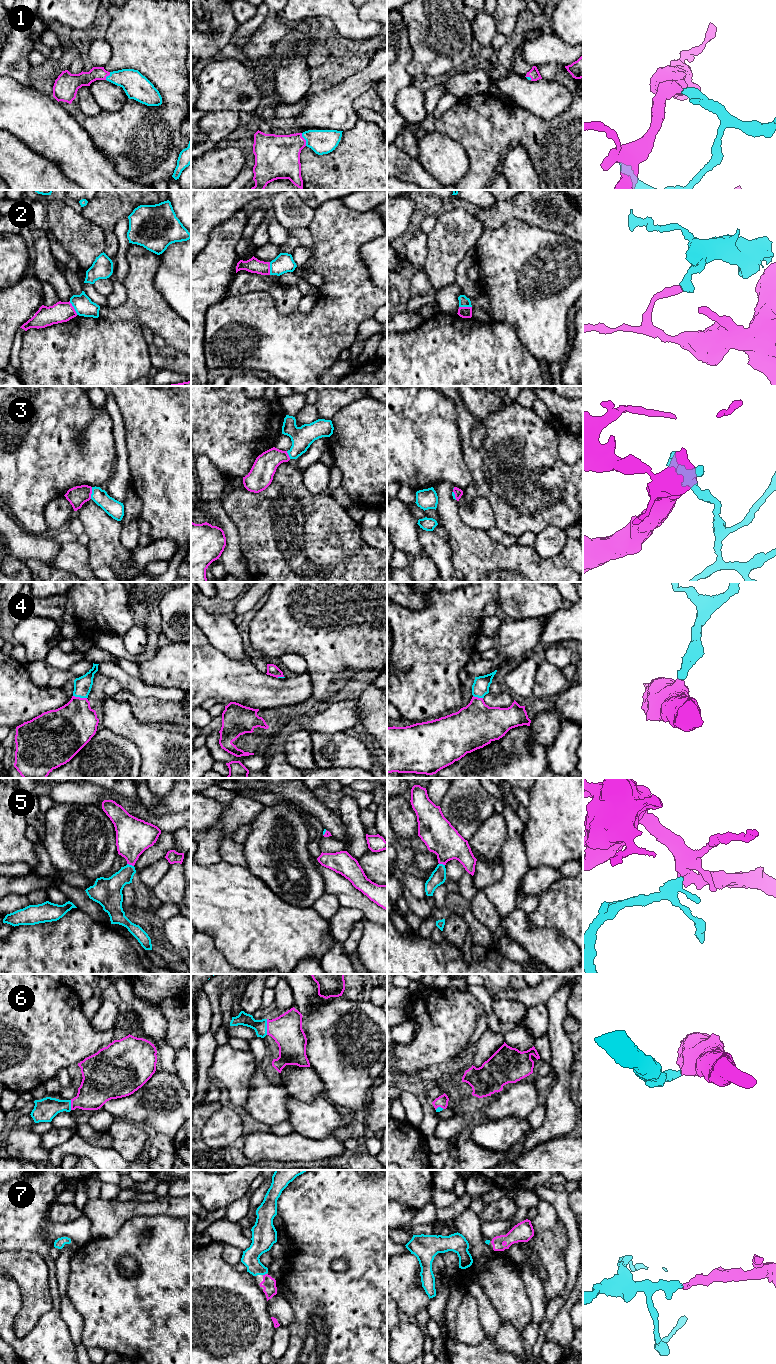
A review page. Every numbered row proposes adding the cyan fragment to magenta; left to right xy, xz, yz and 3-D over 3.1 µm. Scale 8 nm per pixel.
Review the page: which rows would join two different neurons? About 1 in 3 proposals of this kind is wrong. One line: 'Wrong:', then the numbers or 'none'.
Wrong: 2

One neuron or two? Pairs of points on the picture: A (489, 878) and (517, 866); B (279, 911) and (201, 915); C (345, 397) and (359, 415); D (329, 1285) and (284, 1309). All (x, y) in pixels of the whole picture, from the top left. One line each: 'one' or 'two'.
A: two
B: one
C: two
D: two

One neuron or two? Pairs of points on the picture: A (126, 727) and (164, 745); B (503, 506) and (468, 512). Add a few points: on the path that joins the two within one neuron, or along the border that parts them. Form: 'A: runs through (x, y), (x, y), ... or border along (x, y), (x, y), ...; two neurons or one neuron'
A: runs through (135, 731), (155, 745); one neuron
B: border along (469, 502), (484, 497), (492, 508), (496, 525); two neurons

